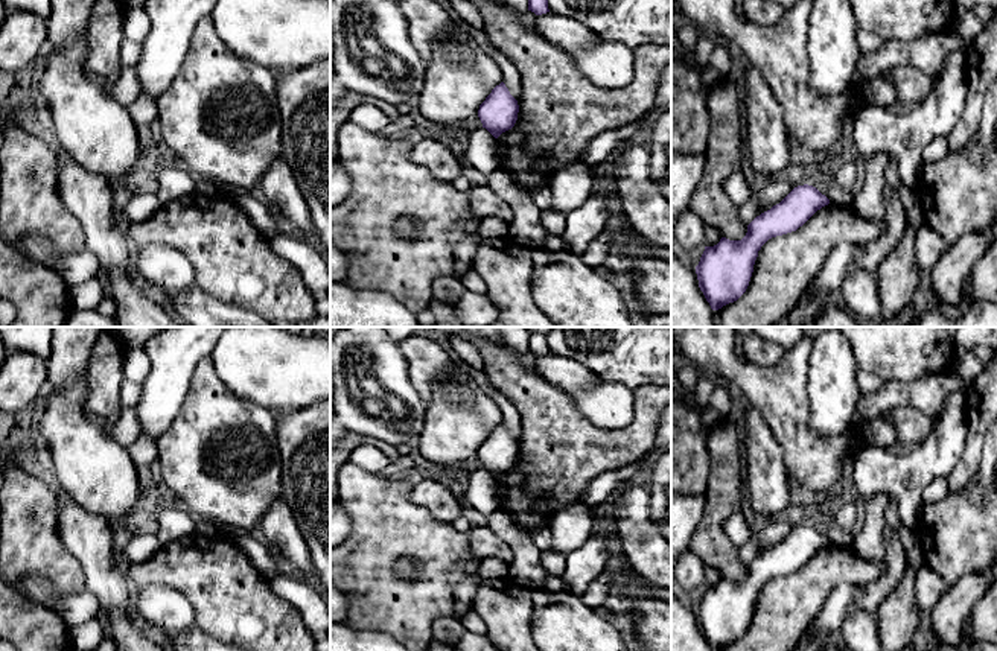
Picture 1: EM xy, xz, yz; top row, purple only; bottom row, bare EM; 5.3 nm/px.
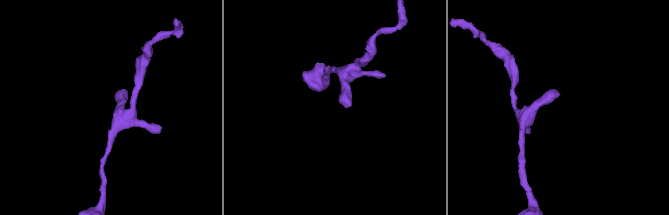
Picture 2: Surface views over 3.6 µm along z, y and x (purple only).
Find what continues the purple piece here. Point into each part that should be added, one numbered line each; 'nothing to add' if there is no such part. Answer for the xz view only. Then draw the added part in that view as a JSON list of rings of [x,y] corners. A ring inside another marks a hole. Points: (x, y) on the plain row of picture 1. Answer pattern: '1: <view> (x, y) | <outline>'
nothing to add

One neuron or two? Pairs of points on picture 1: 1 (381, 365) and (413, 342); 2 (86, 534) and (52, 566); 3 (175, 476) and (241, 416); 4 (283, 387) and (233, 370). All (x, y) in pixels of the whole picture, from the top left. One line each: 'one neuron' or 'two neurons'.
1: two neurons
2: two neurons
3: one neuron
4: one neuron

